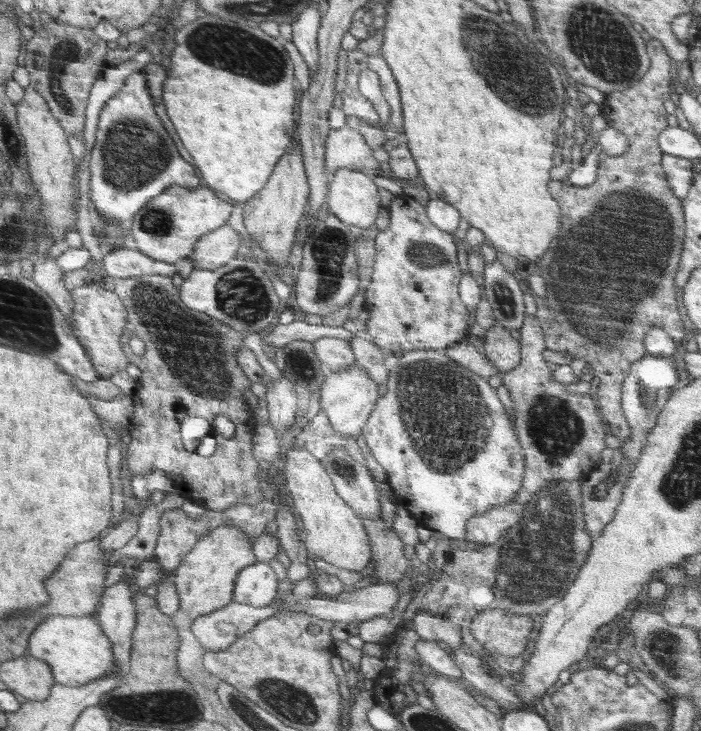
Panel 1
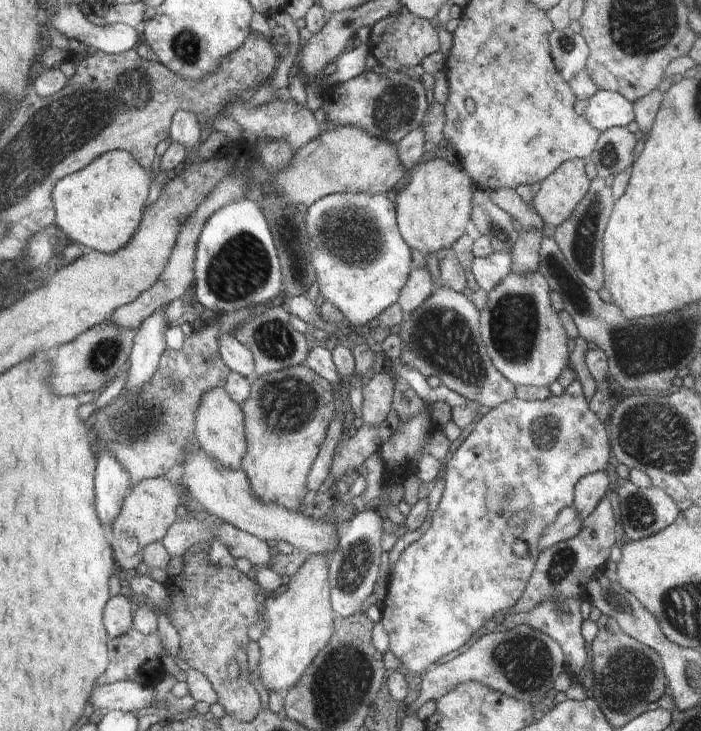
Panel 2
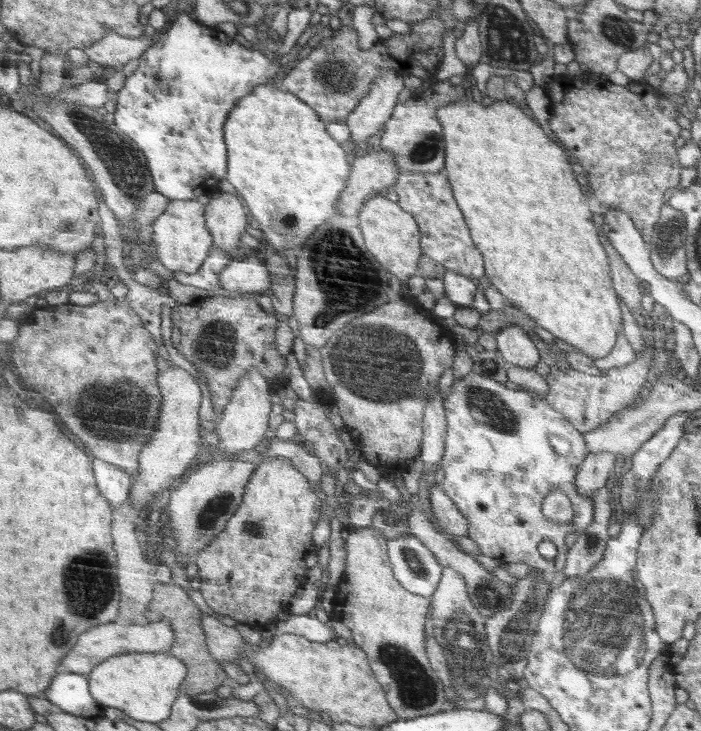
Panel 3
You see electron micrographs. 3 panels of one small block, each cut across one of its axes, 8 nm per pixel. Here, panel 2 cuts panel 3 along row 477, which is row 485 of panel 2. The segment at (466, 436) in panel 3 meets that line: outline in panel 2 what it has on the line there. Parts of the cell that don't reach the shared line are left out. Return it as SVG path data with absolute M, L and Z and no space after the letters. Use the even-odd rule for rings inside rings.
M578 378L569 384L564 390L564 394L560 394L560 396L550 395L548 398L532 401L514 398L502 403L498 407L491 407L486 415L479 416L479 419L476 421L476 427L468 434L466 440L458 446L452 458L448 460L445 470L443 470L444 490L433 514L430 526L428 526L426 532L418 540L412 542L400 554L400 558L398 558L398 562L394 566L394 572L389 577L387 585L388 593L381 607L382 618L380 624L384 626L384 630L388 634L390 652L393 652L394 656L401 660L404 672L408 671L412 675L423 675L429 666L436 664L438 660L442 660L450 652L456 652L458 648L462 648L496 612L501 614L502 610L512 610L512 606L515 606L518 599L521 598L530 575L534 570L534 565L541 551L542 536L545 536L545 533L550 528L550 524L557 520L557 515L561 511L573 506L576 486L582 478L593 472L608 471L606 469L608 458L612 457L610 456L610 444L608 444L608 434L604 430L604 423L600 422L594 416L594 412L588 408L588 402L586 402L586 398L582 394ZM516 540L522 540L529 545L528 555L518 557L512 552L512 546L514 545L512 542Z

